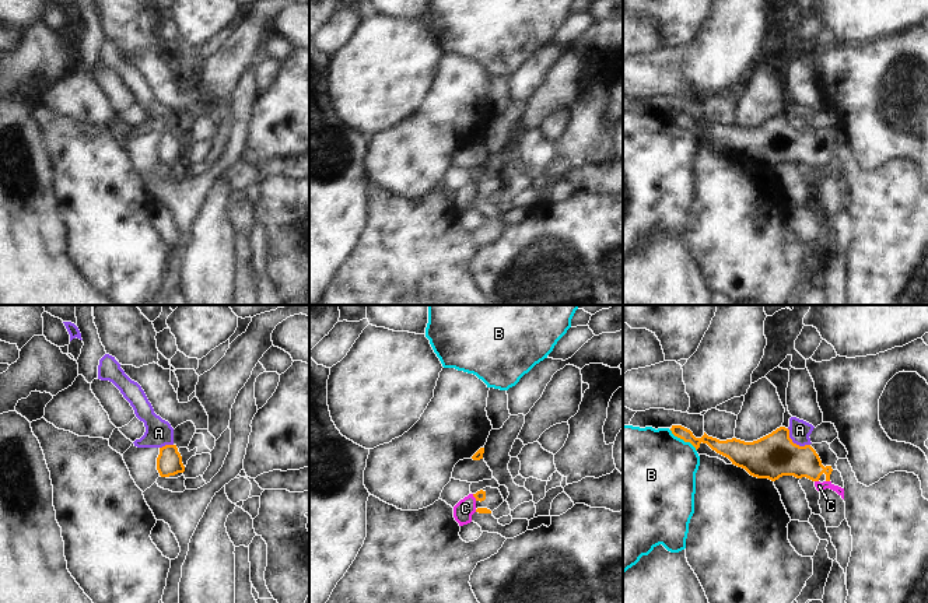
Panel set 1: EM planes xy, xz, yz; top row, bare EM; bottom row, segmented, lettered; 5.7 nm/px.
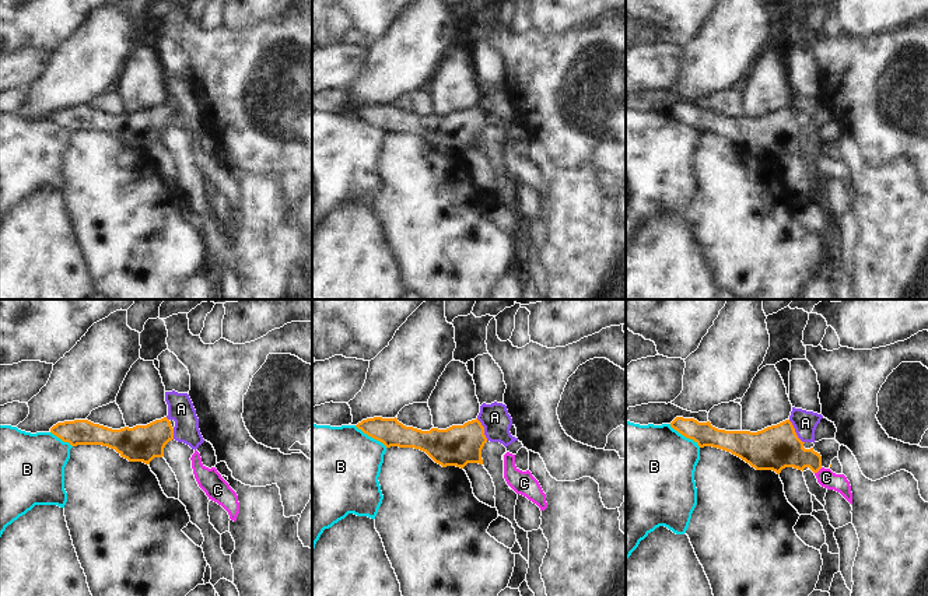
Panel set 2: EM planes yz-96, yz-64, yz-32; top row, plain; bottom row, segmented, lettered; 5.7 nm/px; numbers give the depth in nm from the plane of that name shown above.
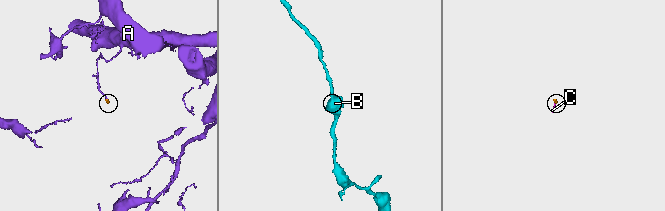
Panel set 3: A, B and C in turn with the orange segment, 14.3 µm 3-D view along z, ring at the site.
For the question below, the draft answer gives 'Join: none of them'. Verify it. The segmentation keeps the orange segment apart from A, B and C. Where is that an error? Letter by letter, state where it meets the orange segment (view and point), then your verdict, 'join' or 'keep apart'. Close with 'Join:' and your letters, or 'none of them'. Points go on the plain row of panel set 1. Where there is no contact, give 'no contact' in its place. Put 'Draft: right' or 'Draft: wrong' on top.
Draft: right
A: yz (795, 130) | keep apart
B: yz (683, 126) | keep apart
C: yz (816, 167) | keep apart
Join: none of them

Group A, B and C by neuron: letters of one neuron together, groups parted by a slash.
A C / B

